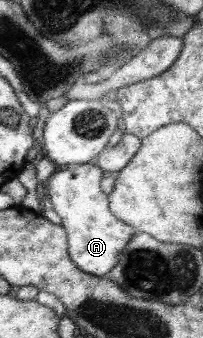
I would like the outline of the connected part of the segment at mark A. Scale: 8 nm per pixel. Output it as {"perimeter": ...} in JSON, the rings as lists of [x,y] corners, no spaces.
{"perimeter":[[[94,162],[57,168],[43,185],[43,197],[53,203],[66,230],[70,259],[82,272],[106,276],[116,267],[120,252],[126,247],[136,230],[120,221],[109,208],[109,199],[101,190],[103,169]]]}

